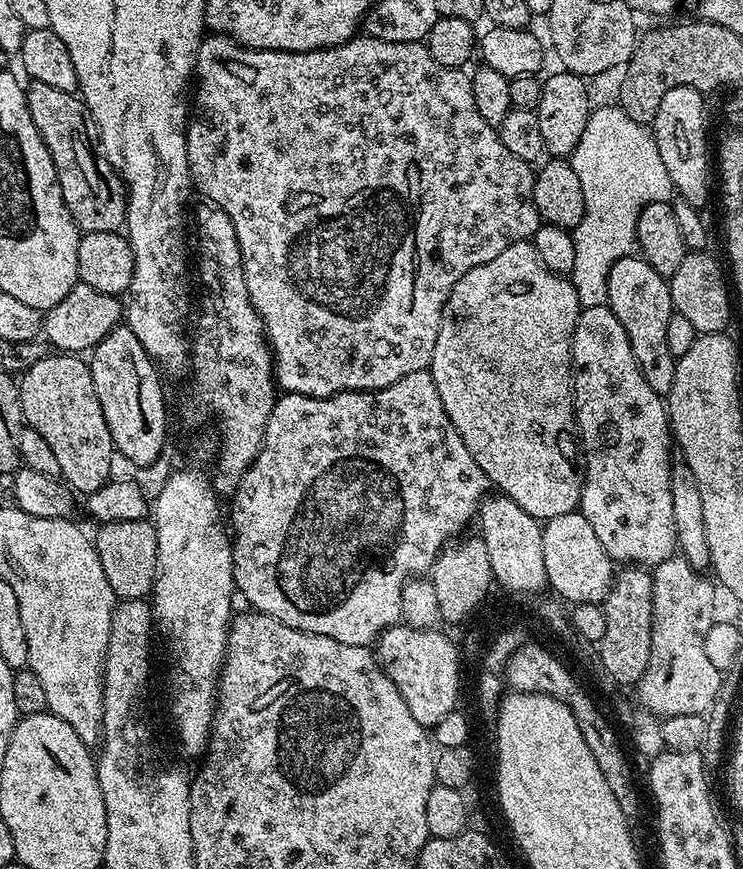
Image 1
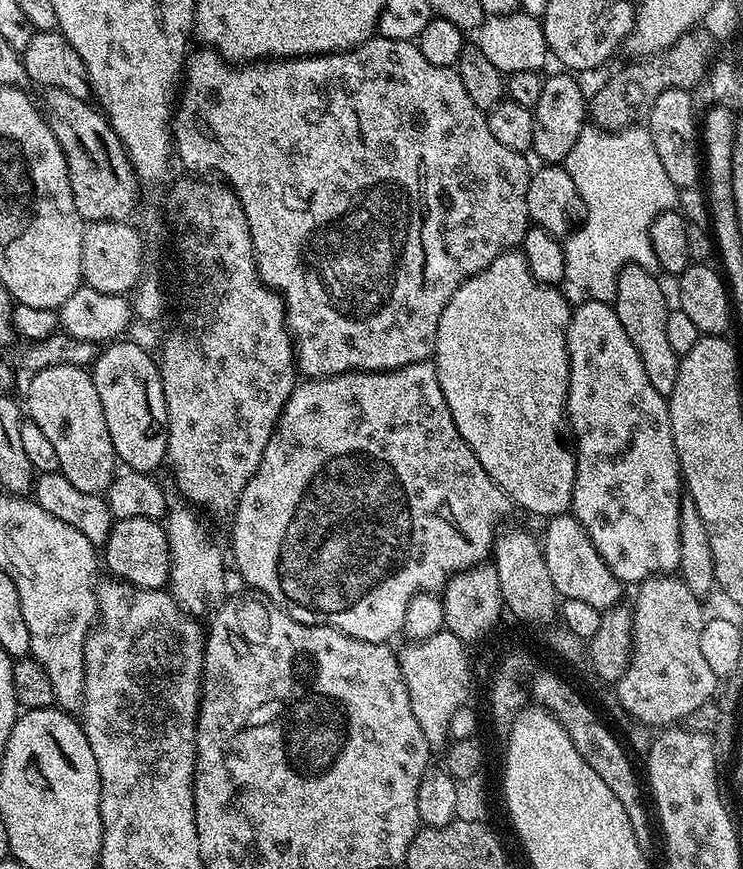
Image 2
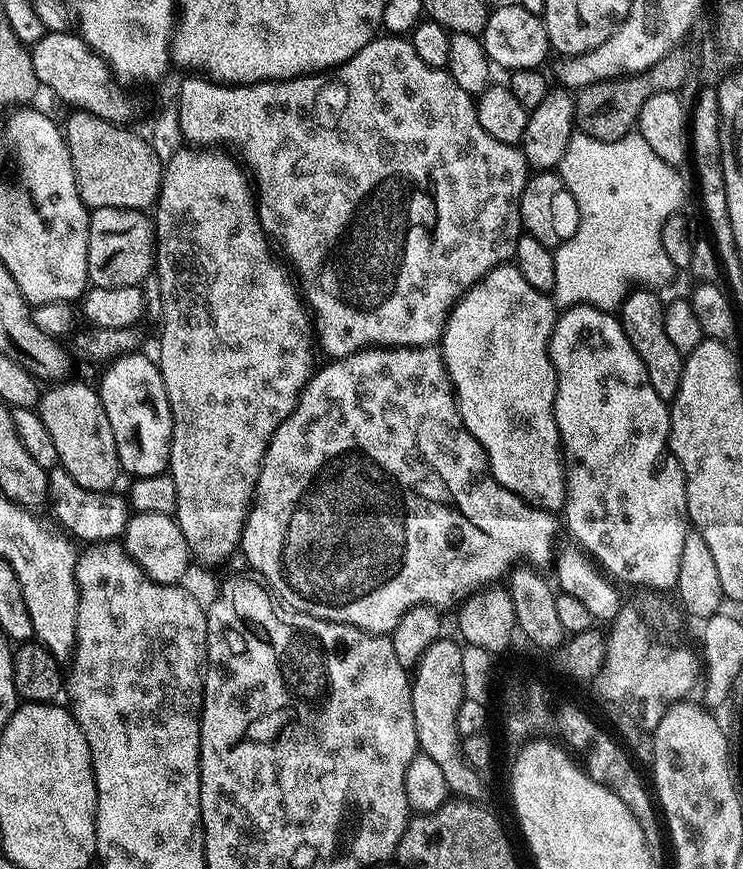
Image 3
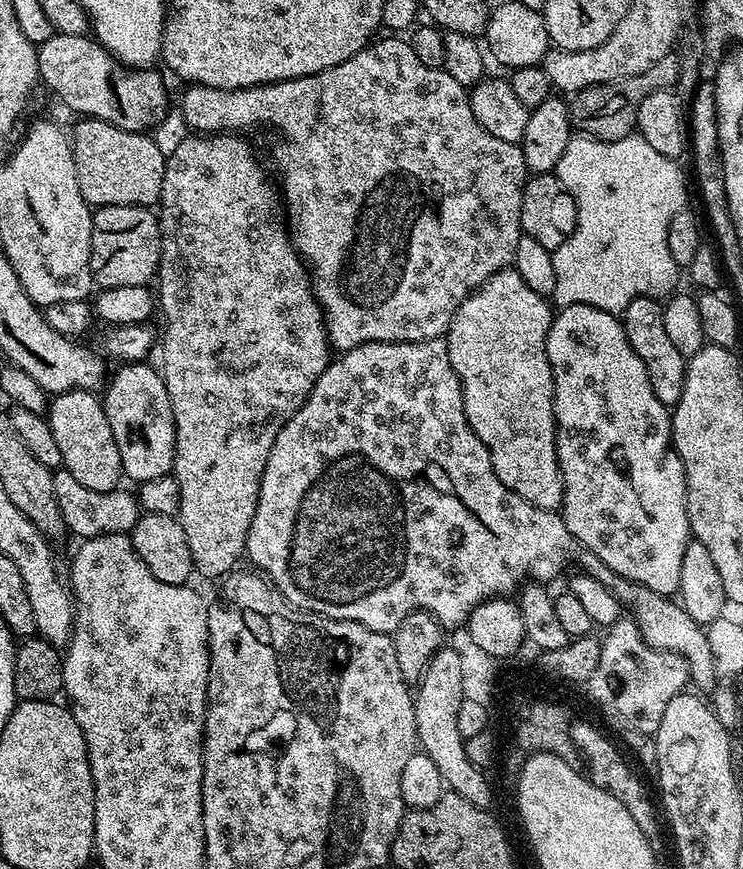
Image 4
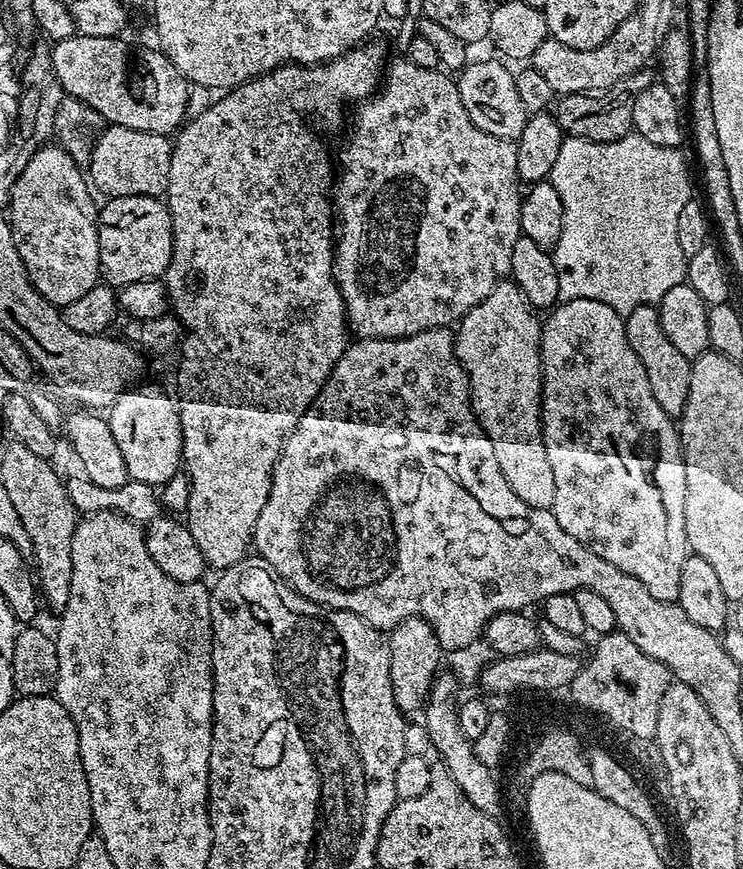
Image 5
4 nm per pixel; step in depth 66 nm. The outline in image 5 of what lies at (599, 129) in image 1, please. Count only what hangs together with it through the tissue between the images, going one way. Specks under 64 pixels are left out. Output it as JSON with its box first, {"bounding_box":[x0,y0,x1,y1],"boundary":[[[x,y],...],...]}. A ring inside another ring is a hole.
{"bounding_box":[550,134,694,314],"boundary":[[[635,134],[623,136],[622,139],[609,144],[596,144],[592,140],[583,140],[577,136],[565,138],[562,142],[562,150],[558,150],[558,158],[554,161],[554,170],[550,177],[554,190],[558,190],[558,198],[562,198],[564,211],[562,238],[558,238],[555,248],[551,249],[554,270],[558,270],[558,294],[561,301],[590,298],[594,302],[602,302],[610,306],[615,312],[626,314],[638,306],[659,305],[666,290],[685,283],[686,257],[682,254],[682,246],[678,246],[678,214],[682,214],[682,206],[686,206],[686,202],[693,199],[694,192],[692,192],[692,180],[688,177],[688,164],[684,161],[682,153],[683,151],[674,148],[654,146],[654,142],[646,142],[646,138]]]}

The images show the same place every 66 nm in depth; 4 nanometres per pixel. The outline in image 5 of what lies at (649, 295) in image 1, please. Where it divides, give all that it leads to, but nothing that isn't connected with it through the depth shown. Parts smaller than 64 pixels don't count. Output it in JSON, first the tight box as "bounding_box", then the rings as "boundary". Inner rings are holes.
{"bounding_box":[624,304,692,418],"boundary":[[[647,304],[630,310],[624,316],[624,325],[626,326],[626,342],[630,342],[634,354],[638,354],[638,362],[646,366],[646,379],[650,381],[650,394],[654,394],[658,406],[662,406],[665,414],[679,418],[684,413],[686,394],[690,394],[692,360],[686,354],[680,353],[670,343],[670,338],[666,338],[666,330],[662,330],[662,318],[657,305]]]}

